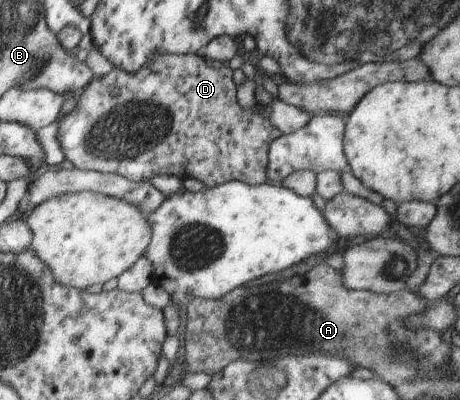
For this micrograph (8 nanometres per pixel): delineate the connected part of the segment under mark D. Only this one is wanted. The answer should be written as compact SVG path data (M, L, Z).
M200 53L159 54L153 57L151 61L147 61L145 65L142 65L139 71L131 73L119 68L113 68L104 76L95 77L89 85L78 93L79 101L77 101L75 109L59 121L57 139L59 139L59 145L61 145L65 159L71 161L78 170L92 169L92 159L99 159L99 161L109 161L111 159L111 174L122 175L134 182L149 181L155 175L175 175L177 177L181 174L184 179L199 179L205 185L204 189L213 189L213 187L219 187L219 185L229 183L229 181L241 181L241 183L252 186L261 185L269 181L267 175L269 146L272 141L281 137L282 133L273 125L270 119L259 114L257 106L253 107L253 109L244 110L237 101L236 90L237 85L233 82L233 70L226 63L207 65Z

